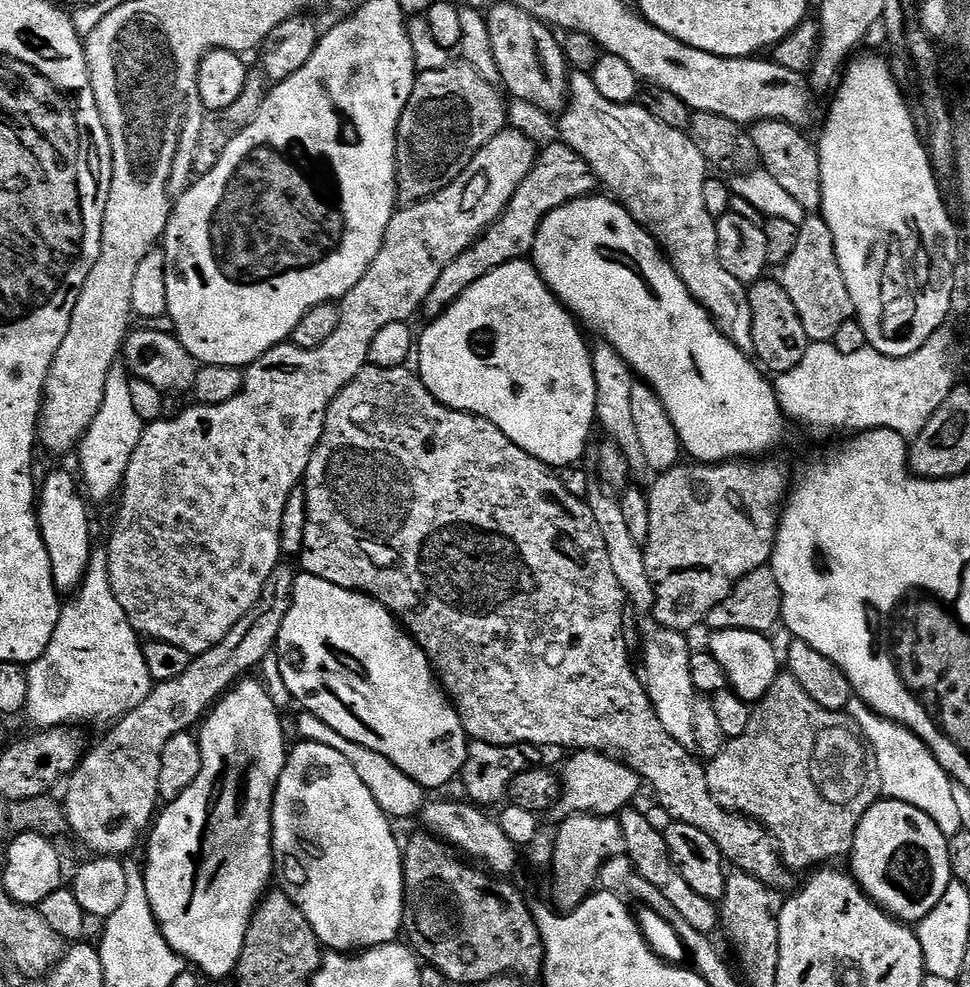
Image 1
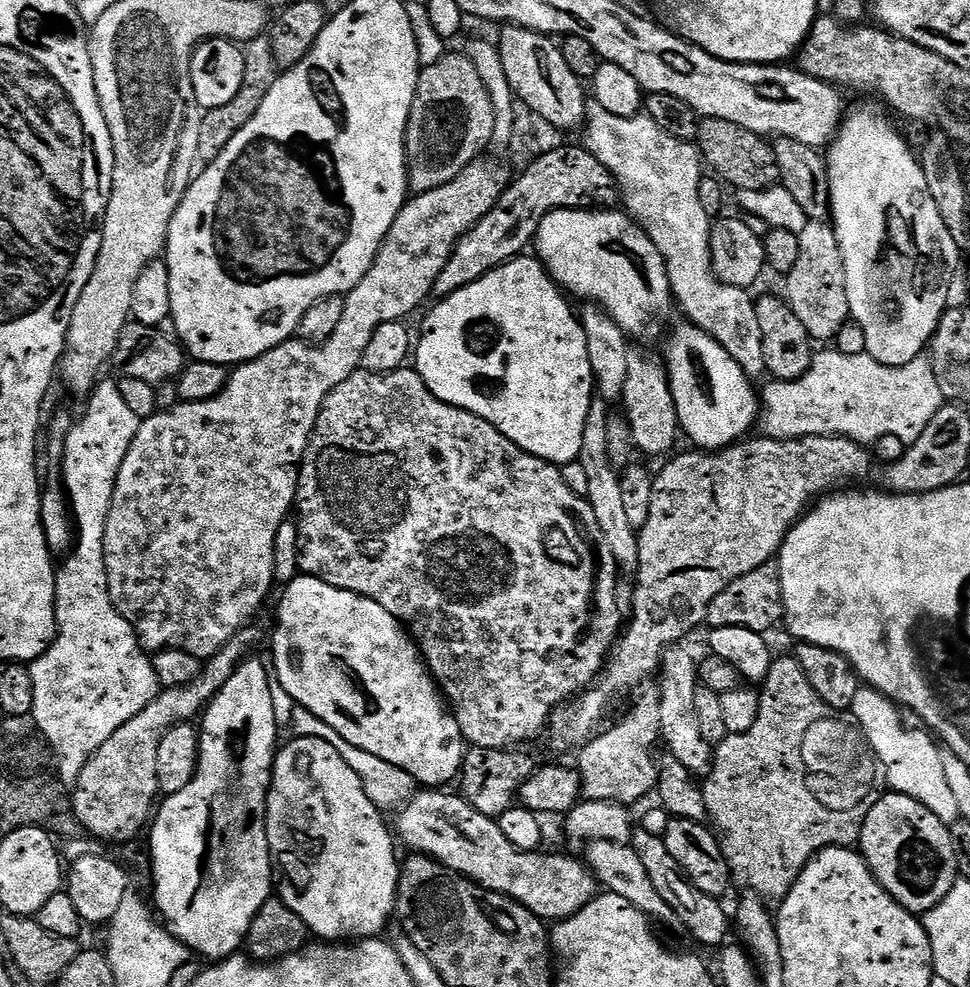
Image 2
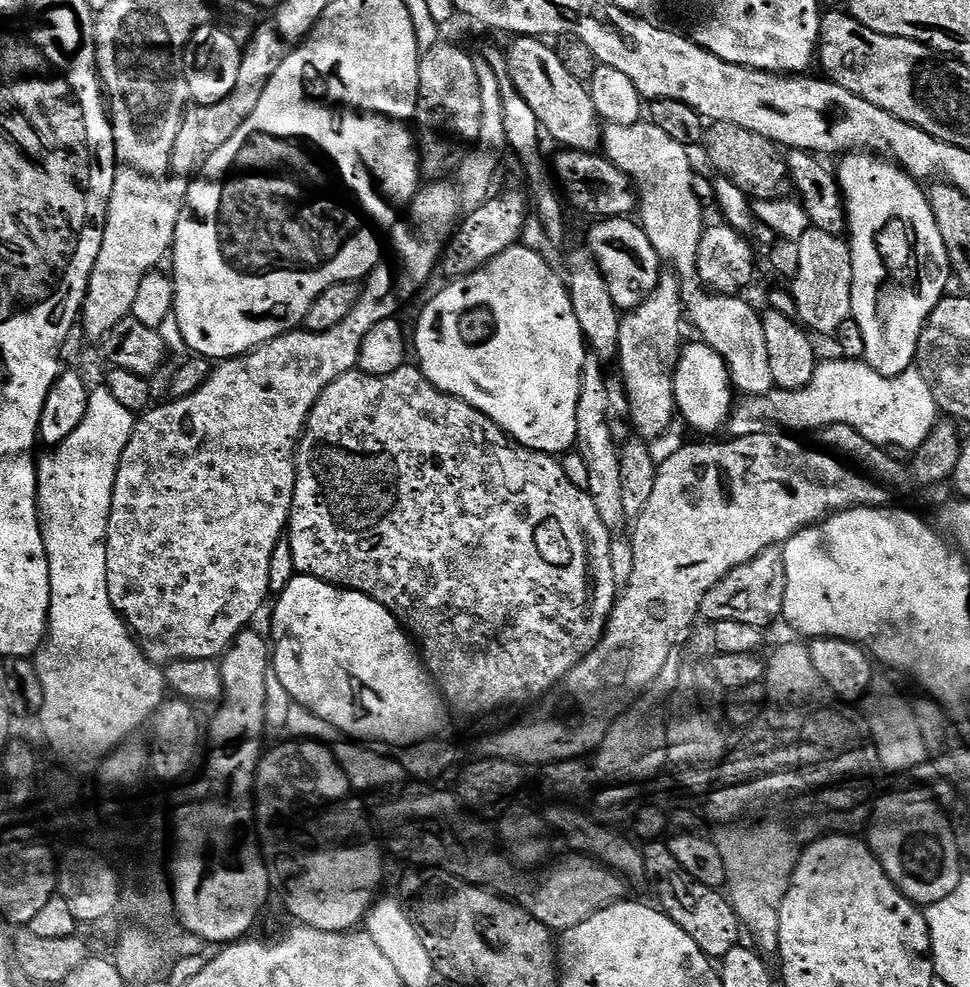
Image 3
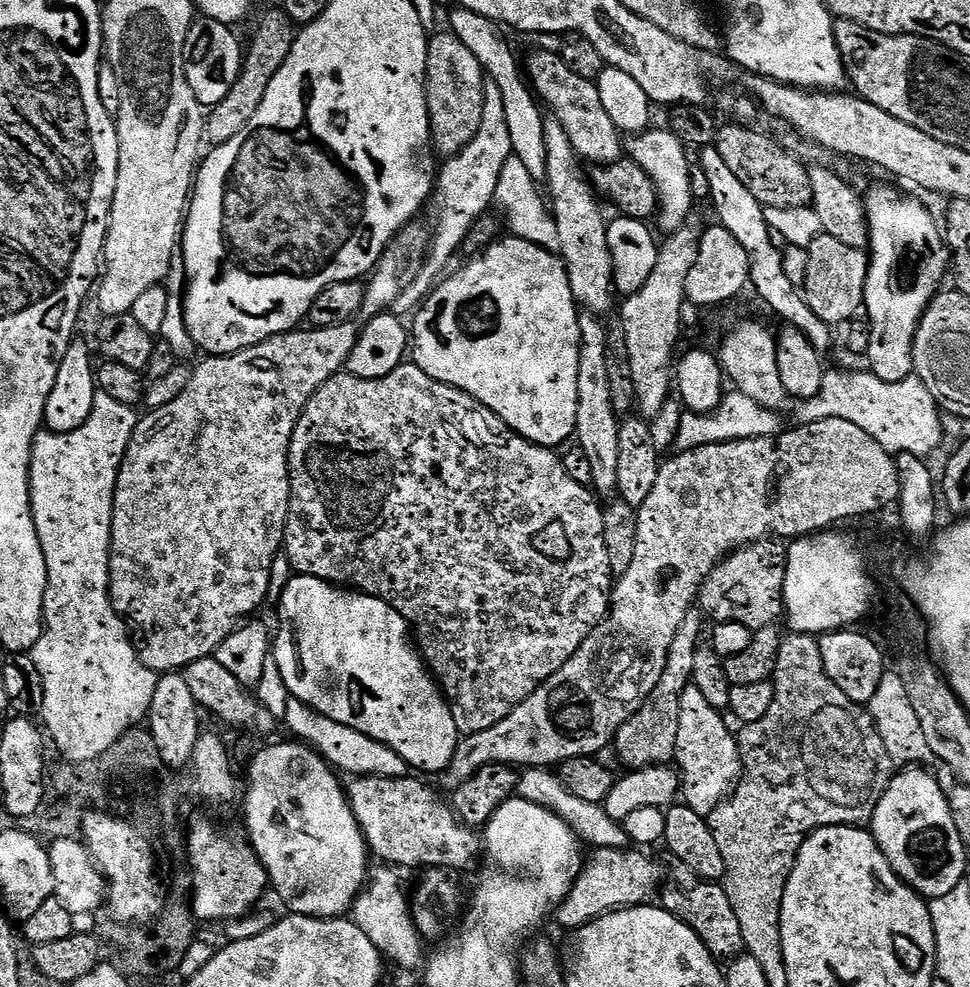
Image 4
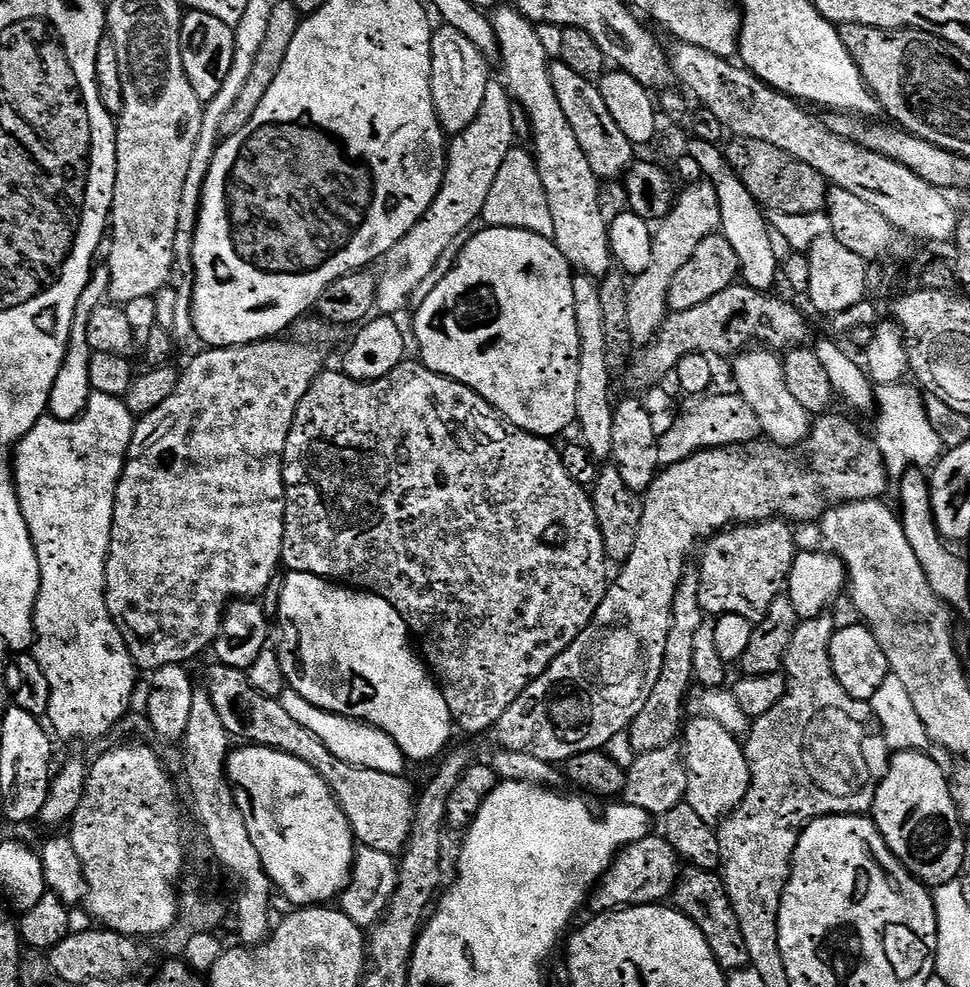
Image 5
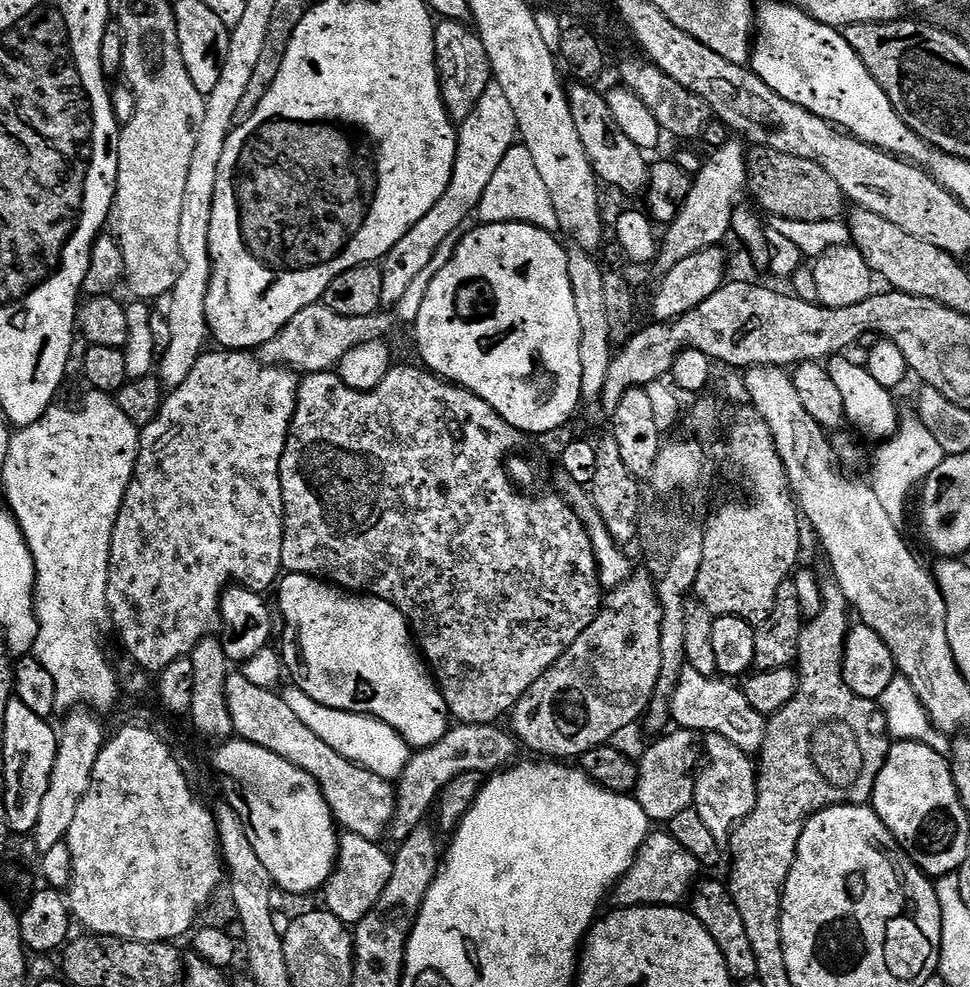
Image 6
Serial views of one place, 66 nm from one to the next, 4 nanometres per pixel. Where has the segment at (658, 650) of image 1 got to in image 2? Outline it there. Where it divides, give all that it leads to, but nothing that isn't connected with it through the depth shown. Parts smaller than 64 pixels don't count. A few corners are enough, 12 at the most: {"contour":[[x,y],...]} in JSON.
{"contour":[[662,656],[661,737],[693,777],[712,767],[694,706],[698,664]]}

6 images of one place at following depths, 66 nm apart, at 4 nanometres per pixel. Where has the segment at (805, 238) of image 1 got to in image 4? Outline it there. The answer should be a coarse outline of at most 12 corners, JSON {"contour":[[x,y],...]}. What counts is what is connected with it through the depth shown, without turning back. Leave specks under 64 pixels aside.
{"contour":[[823,234],[807,250],[804,300],[847,325],[864,307],[868,256]]}

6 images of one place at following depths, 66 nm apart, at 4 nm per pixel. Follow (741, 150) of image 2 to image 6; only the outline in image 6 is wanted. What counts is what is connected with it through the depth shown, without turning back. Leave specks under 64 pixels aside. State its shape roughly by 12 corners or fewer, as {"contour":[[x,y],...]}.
{"contour":[[771,150],[751,195],[772,218],[830,222],[842,186],[821,164]]}

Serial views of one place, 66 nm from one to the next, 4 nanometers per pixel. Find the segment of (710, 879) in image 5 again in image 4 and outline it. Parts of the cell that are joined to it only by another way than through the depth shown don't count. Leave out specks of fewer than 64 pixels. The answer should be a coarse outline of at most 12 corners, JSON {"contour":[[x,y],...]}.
{"contour":[[669,855],[662,906],[717,958],[745,951],[723,883]]}

